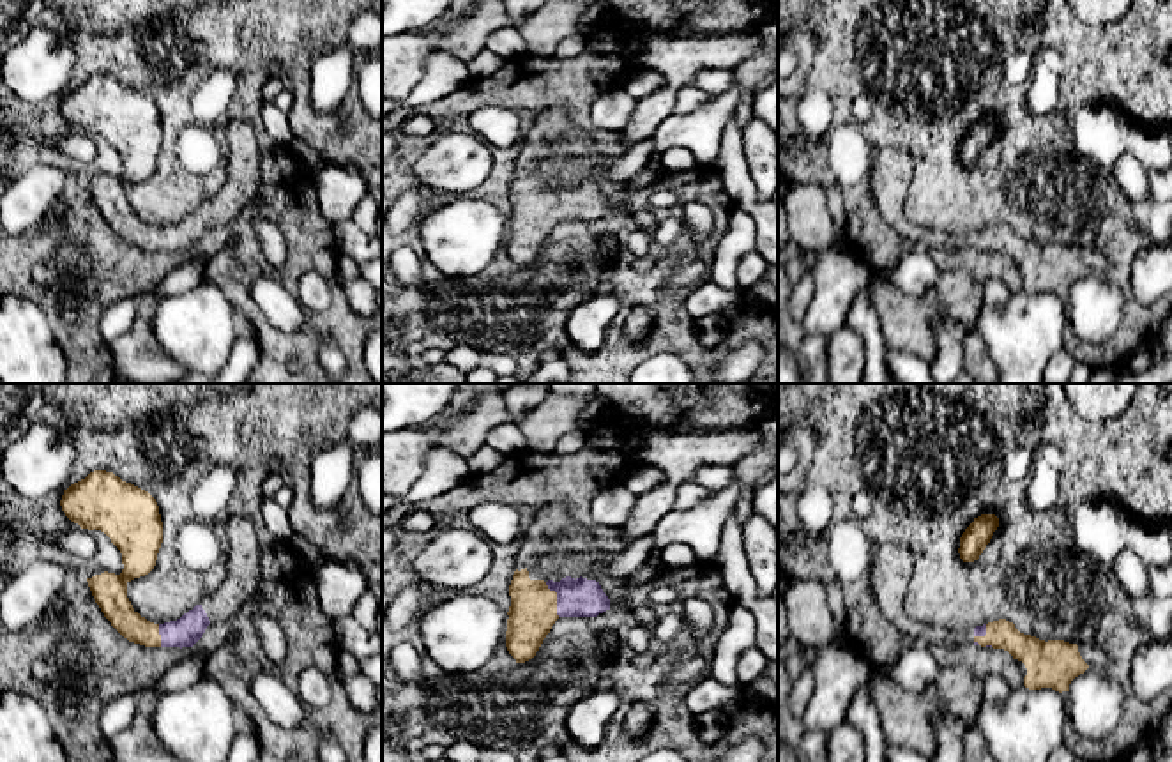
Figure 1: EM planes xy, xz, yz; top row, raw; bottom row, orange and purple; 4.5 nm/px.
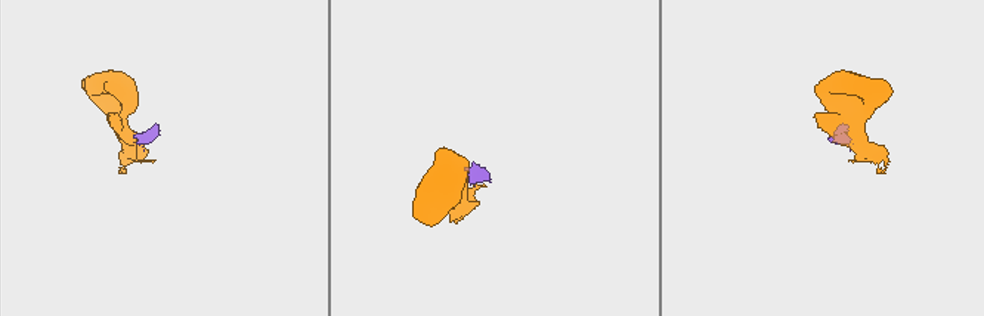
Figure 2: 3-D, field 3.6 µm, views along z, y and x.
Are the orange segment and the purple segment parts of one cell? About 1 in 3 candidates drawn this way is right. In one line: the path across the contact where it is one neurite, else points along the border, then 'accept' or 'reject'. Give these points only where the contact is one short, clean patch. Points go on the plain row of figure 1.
accept

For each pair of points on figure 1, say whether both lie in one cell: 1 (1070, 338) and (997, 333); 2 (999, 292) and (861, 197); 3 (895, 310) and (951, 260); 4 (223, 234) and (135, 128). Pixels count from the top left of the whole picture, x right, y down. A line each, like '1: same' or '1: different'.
1: different
2: different
3: different
4: same

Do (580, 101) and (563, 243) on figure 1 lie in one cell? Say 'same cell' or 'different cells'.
same cell

